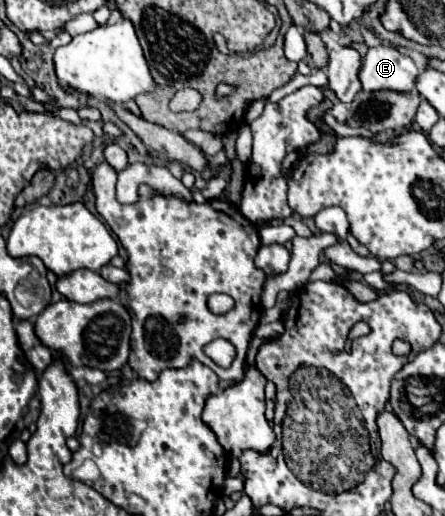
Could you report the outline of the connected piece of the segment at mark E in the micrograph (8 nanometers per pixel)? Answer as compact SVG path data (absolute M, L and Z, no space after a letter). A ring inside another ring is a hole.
M378 45L368 49L362 69L360 69L360 81L364 91L398 91L398 93L410 93L416 89L418 79L418 67L416 63L402 53L398 47L392 45Z

